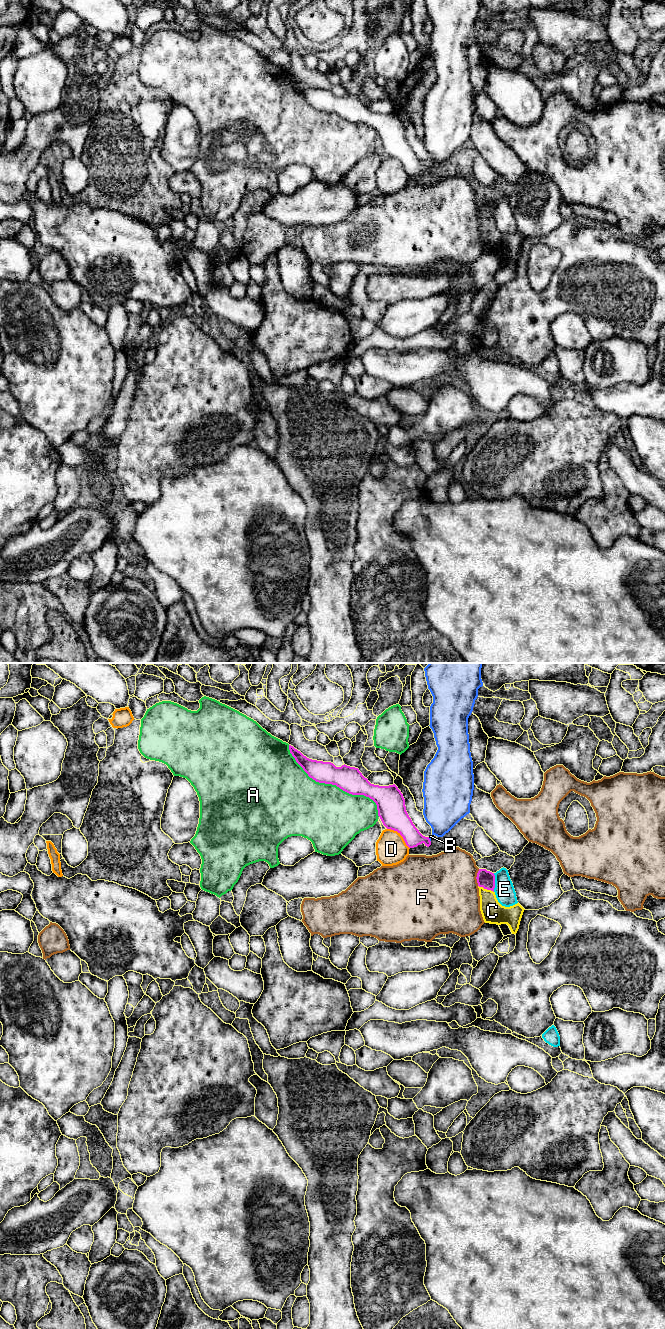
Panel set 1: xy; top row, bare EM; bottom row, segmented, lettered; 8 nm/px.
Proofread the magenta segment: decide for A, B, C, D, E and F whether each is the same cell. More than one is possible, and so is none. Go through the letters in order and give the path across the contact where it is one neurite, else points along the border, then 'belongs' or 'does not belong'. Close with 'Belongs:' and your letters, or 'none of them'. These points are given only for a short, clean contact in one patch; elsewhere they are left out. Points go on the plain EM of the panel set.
A: does not belong
B: border along xy (428, 165), (430, 169); does not belong
C: border along xy (478, 213), (493, 220); does not belong
D: border along xy (387, 156), (395, 158), (409, 176); does not belong
E: border along xy (493, 201), (494, 219); does not belong
F: does not belong
Belongs: none of them

